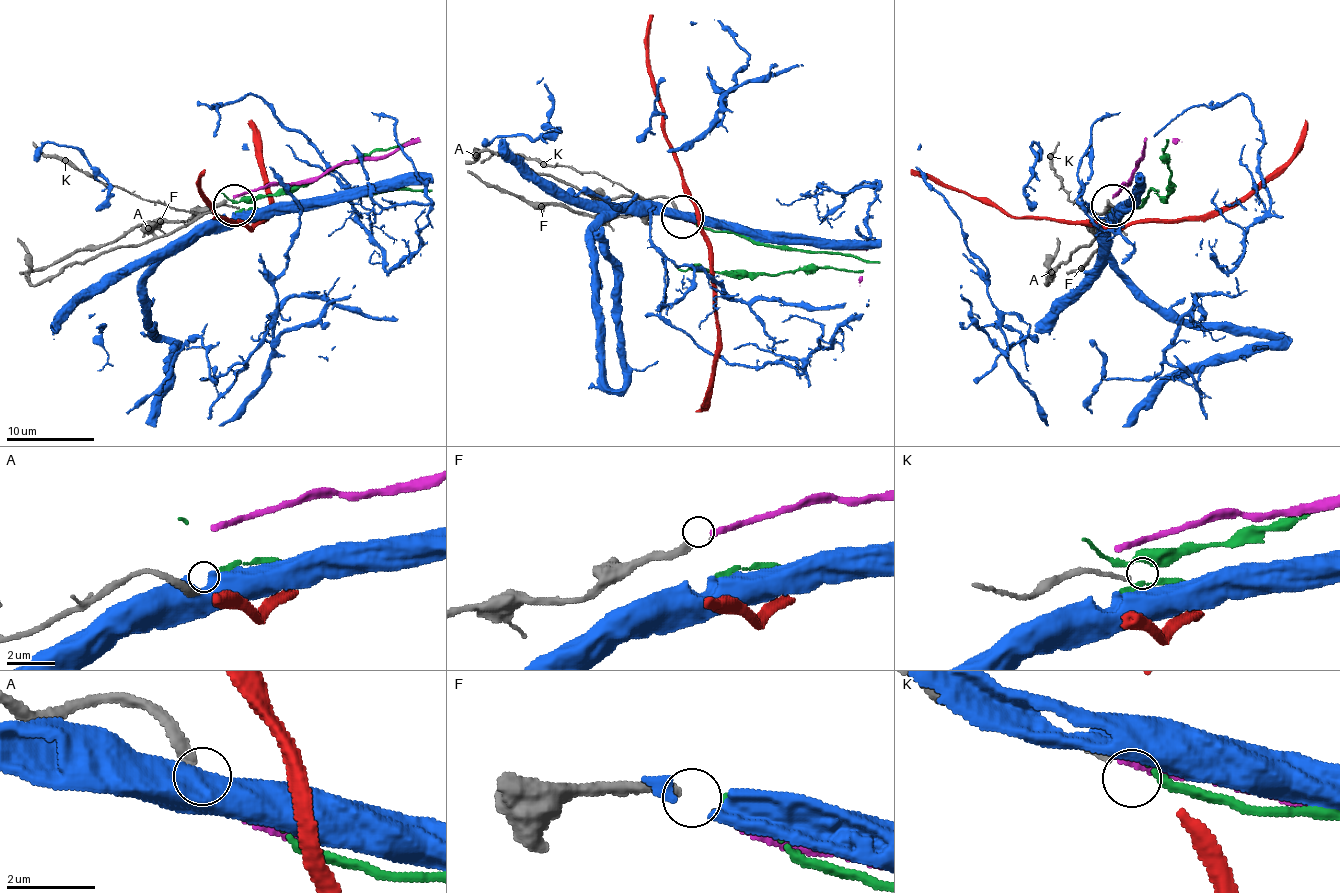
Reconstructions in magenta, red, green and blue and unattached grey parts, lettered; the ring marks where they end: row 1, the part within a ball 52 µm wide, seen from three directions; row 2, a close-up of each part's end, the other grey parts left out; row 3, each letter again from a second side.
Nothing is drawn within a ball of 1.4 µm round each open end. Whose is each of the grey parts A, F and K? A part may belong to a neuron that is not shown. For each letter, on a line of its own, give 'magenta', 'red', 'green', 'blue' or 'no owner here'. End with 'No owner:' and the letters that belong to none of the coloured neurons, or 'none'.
A: green
F: magenta
K: no owner here
No owner: K

